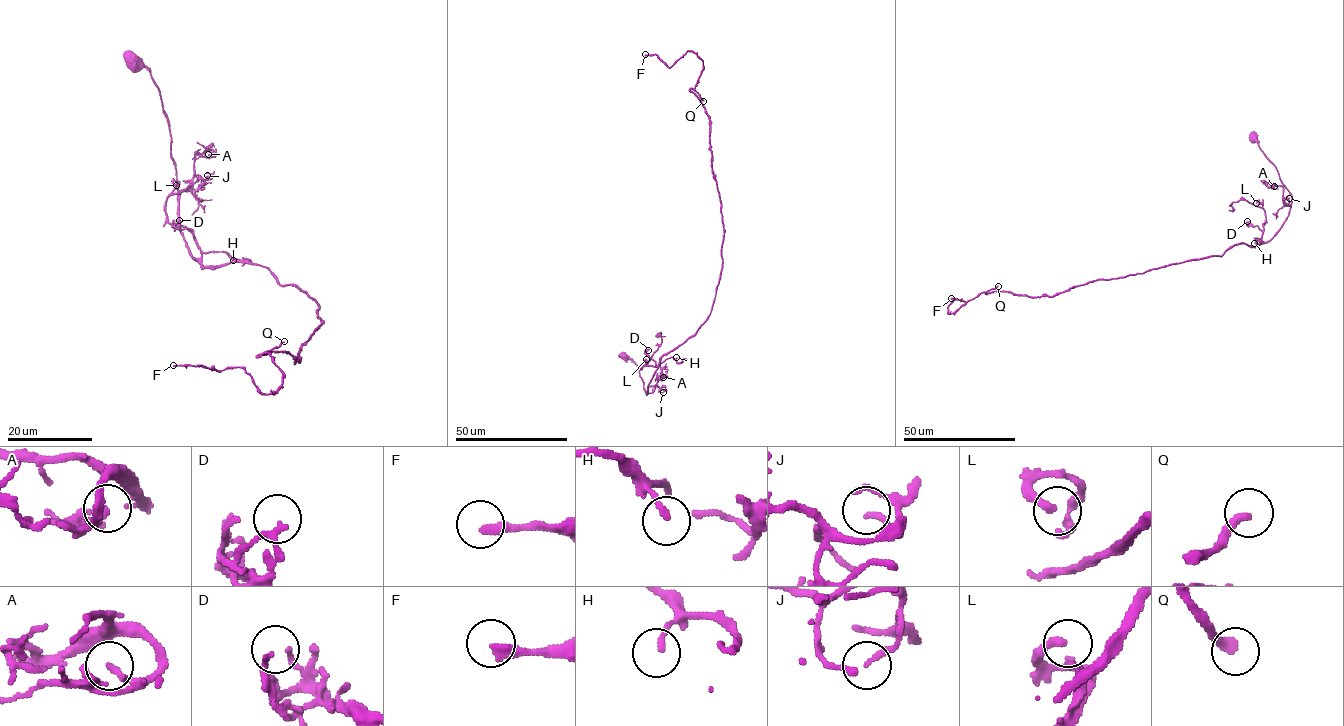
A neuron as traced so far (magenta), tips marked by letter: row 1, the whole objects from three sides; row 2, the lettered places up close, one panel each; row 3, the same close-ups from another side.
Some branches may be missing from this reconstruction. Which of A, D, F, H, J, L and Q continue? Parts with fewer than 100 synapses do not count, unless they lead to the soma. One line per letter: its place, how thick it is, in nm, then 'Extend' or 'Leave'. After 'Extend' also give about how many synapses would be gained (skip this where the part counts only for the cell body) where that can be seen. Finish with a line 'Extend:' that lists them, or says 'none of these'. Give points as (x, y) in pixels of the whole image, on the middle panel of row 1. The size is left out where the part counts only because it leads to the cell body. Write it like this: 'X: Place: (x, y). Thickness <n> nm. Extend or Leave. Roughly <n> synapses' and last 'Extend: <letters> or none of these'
A: Place: (663, 377). Thickness 200 nm. Leave
D: Place: (648, 350). Thickness 140 nm. Leave
F: Place: (645, 54). Thickness 320 nm. Extend. Roughly 120 synapses
H: Place: (676, 357). Thickness 170 nm. Leave
J: Place: (663, 392). Thickness 160 nm. Leave
L: Place: (646, 359). Thickness 240 nm. Leave
Q: Place: (703, 101). Thickness 300 nm. Extend. Roughly 160 synapses
Extend: F, Q

